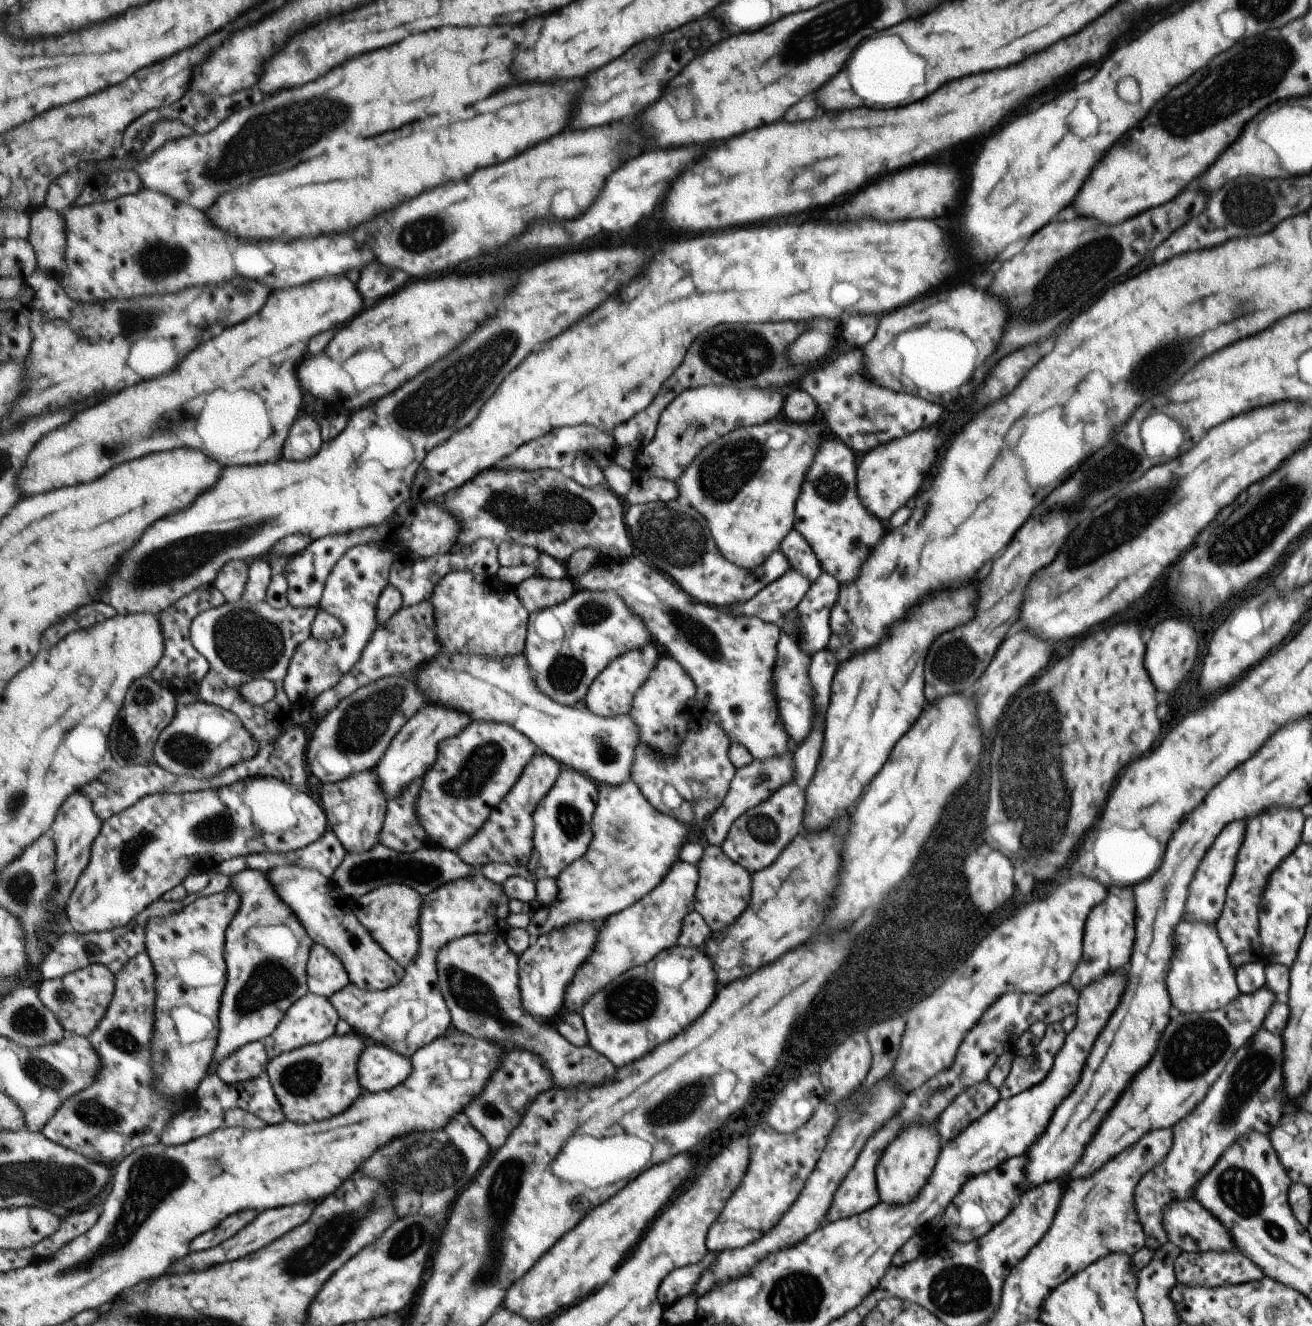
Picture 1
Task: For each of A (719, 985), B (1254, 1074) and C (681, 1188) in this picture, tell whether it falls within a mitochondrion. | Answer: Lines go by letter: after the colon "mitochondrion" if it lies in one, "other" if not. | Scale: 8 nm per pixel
A: other
B: mitochondrion
C: other

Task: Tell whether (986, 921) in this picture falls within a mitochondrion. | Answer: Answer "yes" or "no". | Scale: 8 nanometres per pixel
no

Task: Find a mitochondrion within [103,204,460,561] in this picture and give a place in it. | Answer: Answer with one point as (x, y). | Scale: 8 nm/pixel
(421, 236)

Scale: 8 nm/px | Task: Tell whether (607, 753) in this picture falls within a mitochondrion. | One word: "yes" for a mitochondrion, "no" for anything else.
yes

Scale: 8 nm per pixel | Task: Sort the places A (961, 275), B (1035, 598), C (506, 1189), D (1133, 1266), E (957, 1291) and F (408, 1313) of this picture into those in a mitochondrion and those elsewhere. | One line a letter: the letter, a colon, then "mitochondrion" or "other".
A: other
B: other
C: mitochondrion
D: other
E: mitochondrion
F: other

